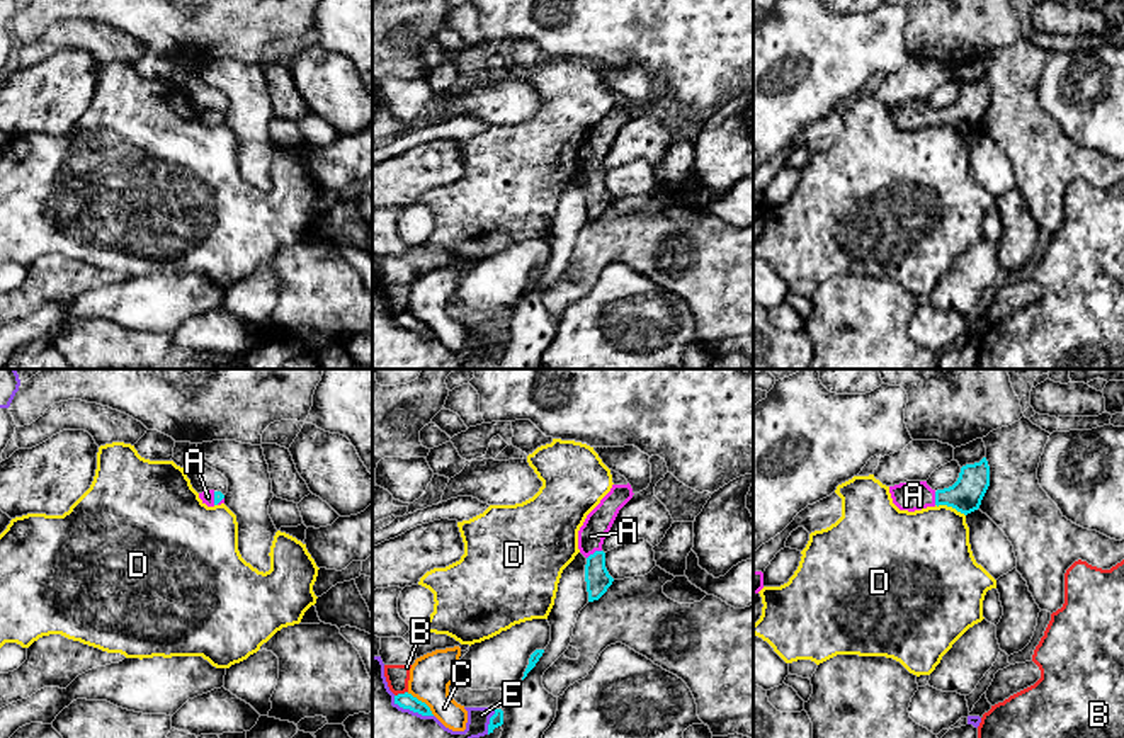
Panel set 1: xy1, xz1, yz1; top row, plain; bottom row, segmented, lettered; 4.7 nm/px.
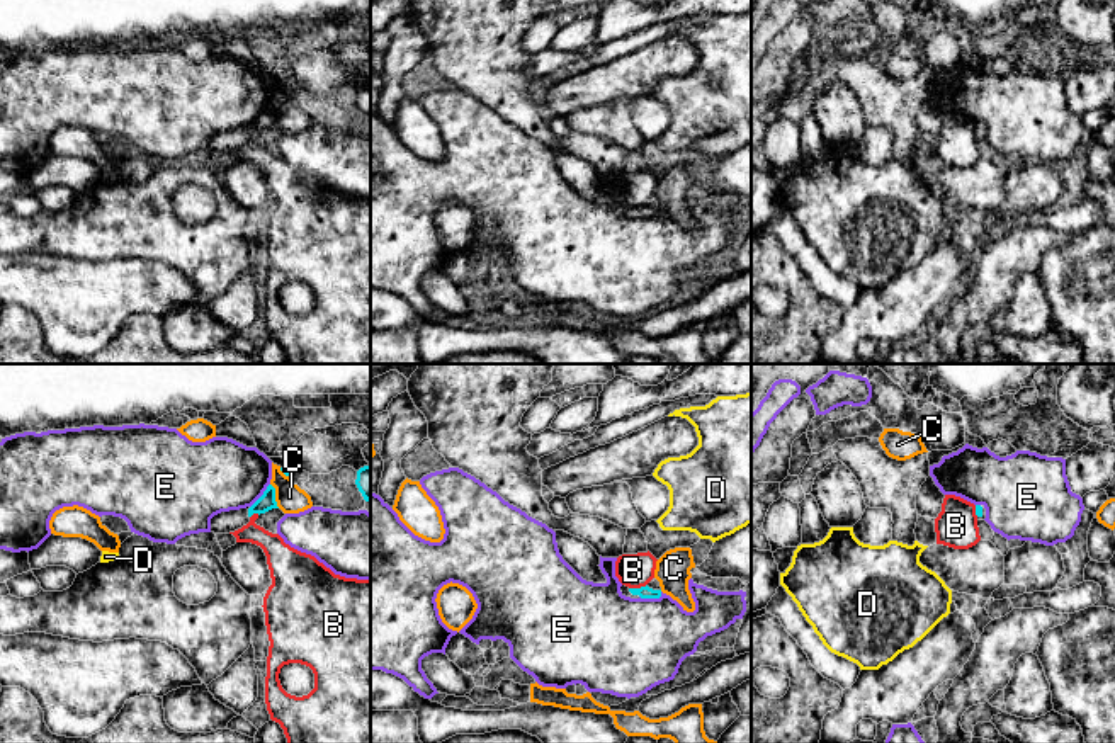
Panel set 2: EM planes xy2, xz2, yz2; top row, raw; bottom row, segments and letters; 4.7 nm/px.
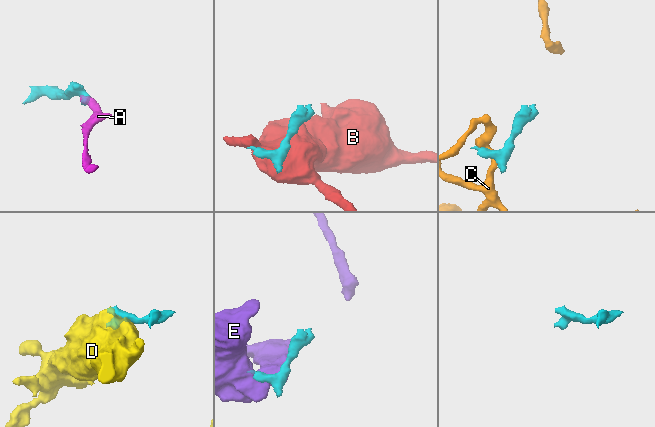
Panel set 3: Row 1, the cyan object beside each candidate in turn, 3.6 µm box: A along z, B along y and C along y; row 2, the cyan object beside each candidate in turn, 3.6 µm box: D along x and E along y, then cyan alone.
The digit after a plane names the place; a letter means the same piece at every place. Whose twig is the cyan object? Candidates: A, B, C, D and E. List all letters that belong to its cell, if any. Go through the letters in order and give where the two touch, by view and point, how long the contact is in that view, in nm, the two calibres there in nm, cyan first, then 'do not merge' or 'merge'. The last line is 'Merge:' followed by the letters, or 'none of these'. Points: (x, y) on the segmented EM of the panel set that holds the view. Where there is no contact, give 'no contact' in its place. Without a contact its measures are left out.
A: xz1 (596, 551) | 80 nm | 120/130 nm | merge
B: xz2 (638, 589) | 90 nm | 60/160 nm | do not merge
C: xz1 (420, 701) | 170 nm | 80/200 nm | do not merge
D: yz1 (951, 505) | 160 nm | 160/400 nm | do not merge
E: xz1 (412, 709) | 220 nm | 80/220 nm | do not merge
Merge: A

